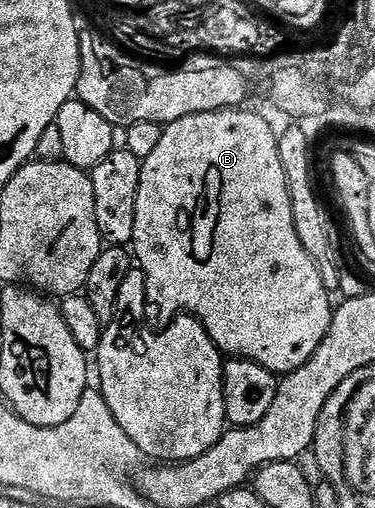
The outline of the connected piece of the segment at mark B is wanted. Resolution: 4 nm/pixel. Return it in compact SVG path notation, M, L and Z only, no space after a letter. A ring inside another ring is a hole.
M226 108L220 112L198 112L164 127L161 143L154 148L153 154L149 154L149 158L141 162L143 169L141 182L137 186L137 222L133 222L131 244L134 259L147 279L145 316L148 321L163 319L163 322L170 322L180 314L193 316L201 322L201 326L205 326L209 338L219 347L220 353L240 360L252 360L257 362L257 366L265 366L265 370L276 374L286 374L305 366L305 362L313 358L317 346L321 346L331 325L333 303L331 304L332 297L321 278L319 268L313 258L309 258L305 246L301 246L301 238L297 238L291 191L287 185L285 170L281 166L276 129L271 129L271 124L265 117L247 111Z

